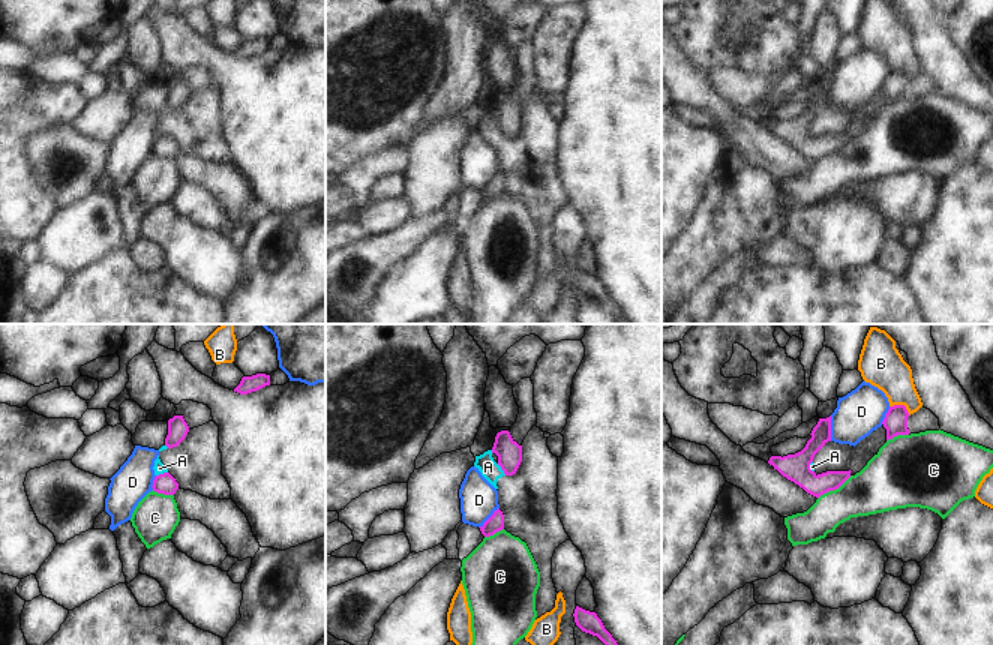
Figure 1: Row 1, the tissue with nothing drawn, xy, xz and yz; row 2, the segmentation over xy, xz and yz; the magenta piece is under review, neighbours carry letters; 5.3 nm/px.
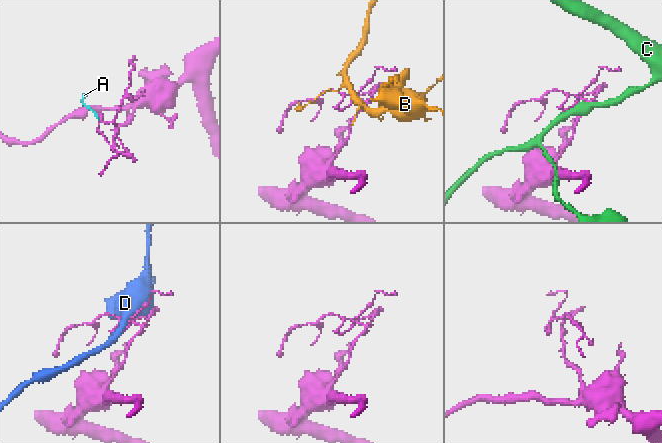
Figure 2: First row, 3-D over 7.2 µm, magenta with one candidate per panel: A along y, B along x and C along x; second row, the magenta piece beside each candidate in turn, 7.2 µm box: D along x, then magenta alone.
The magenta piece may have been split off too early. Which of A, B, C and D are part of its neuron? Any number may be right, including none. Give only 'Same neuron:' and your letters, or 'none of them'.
Same neuron: none of them

